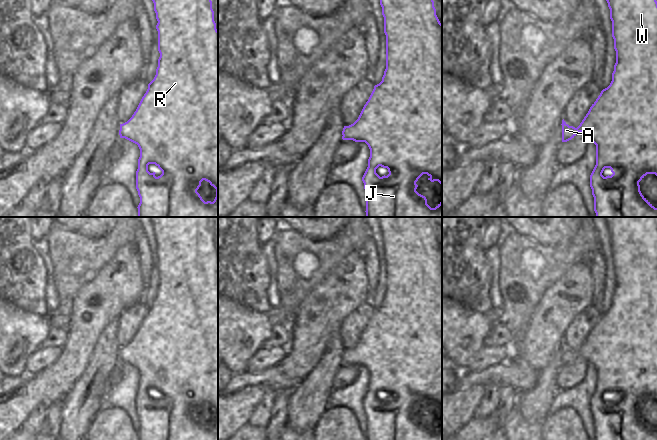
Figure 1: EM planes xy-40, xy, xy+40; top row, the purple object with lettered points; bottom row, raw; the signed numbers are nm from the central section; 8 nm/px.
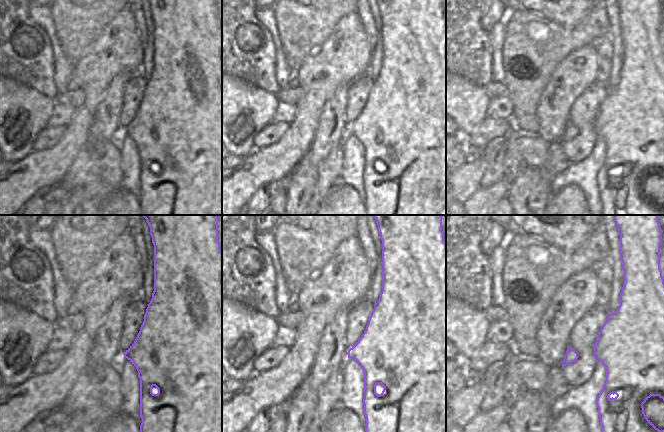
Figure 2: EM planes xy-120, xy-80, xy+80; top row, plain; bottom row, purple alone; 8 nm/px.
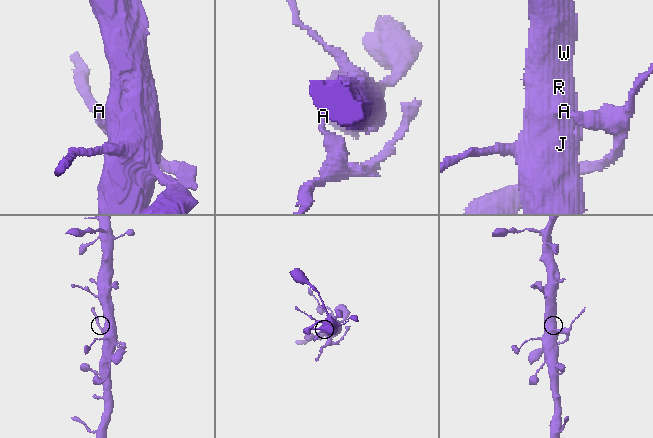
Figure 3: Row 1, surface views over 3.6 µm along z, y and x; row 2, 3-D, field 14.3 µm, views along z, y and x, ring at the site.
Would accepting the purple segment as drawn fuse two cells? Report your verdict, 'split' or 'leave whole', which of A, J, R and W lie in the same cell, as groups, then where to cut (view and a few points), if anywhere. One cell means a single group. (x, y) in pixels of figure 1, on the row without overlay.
split | A / J R W | xy+40 (575, 352), (578, 355)

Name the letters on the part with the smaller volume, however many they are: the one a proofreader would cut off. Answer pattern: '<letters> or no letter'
A

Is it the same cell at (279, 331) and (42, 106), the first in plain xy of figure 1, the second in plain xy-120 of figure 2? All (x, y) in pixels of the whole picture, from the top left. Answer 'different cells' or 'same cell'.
different cells

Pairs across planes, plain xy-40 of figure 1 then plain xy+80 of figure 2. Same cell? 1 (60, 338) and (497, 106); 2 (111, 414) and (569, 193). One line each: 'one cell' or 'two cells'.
1: one cell
2: one cell

